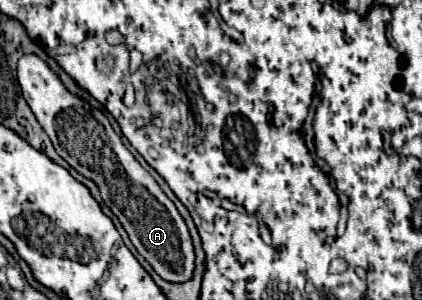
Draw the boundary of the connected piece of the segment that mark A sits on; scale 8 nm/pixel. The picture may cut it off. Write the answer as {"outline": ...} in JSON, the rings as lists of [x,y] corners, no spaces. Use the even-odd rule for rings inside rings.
{"outline":[[[25,54],[19,58],[17,80],[21,84],[23,98],[27,100],[41,128],[51,138],[57,154],[73,170],[99,186],[105,206],[119,218],[137,252],[163,280],[175,284],[191,280],[195,270],[195,250],[185,220],[155,178],[135,160],[135,156],[131,160],[131,152],[123,146],[107,116],[89,106],[85,100],[69,94],[57,74],[35,54]]]}

